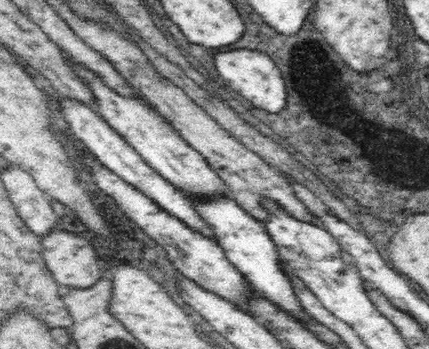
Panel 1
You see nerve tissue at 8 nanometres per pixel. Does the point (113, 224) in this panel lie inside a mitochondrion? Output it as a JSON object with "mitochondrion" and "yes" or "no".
{"mitochondrion":"no"}

